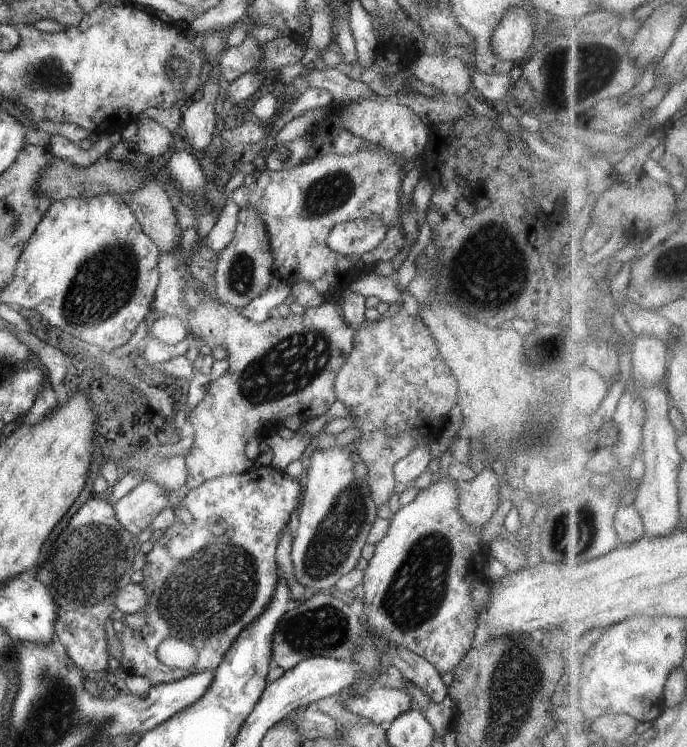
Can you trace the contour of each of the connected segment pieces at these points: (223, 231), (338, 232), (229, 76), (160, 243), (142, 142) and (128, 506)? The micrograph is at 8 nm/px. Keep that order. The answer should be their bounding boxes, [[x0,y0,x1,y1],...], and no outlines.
[[205,198,241,252],[327,219,387,256],[220,38,263,84],[123,178,181,253],[136,120,173,156],[113,481,170,536]]

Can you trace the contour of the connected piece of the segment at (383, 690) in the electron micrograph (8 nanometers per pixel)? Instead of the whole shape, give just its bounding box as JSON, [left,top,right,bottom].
[344,686,415,726]

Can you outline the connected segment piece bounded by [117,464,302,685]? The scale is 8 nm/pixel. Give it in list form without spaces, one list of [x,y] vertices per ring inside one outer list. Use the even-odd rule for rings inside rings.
[[[256,464],[256,466],[247,470],[244,474],[226,475],[224,477],[210,479],[204,481],[198,488],[189,489],[188,494],[183,499],[183,503],[191,512],[193,522],[189,524],[188,527],[183,527],[179,522],[178,524],[175,523],[173,526],[164,530],[165,532],[159,540],[153,542],[153,548],[146,554],[146,562],[142,569],[145,577],[141,585],[149,594],[147,605],[136,614],[125,615],[126,624],[123,626],[121,632],[117,633],[117,637],[120,642],[122,642],[122,658],[119,659],[119,662],[126,673],[147,678],[152,685],[159,685],[171,683],[186,678],[191,674],[204,671],[213,673],[218,668],[218,665],[223,661],[224,654],[226,654],[227,650],[232,646],[235,638],[244,628],[259,618],[274,596],[279,581],[275,552],[280,538],[282,538],[283,530],[288,525],[290,516],[294,514],[294,510],[296,510],[298,504],[300,504],[300,494],[302,494],[302,488],[295,478],[289,476],[284,471],[279,471],[271,466],[263,466],[261,464]],[[167,638],[179,638],[197,648],[199,659],[190,670],[170,668],[157,659],[157,648],[160,646],[160,643]]]

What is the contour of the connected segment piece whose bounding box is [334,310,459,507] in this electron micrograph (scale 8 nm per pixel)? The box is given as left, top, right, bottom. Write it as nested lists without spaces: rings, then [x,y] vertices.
[[[400,310],[392,317],[382,316],[377,323],[364,322],[355,330],[353,349],[335,376],[334,390],[337,400],[350,408],[355,427],[360,430],[360,438],[353,442],[351,448],[357,461],[364,462],[368,467],[365,481],[378,507],[388,503],[394,492],[393,466],[396,462],[419,445],[438,438],[450,410],[458,402],[459,386],[455,375],[441,357],[432,331],[420,316],[408,315]]]

